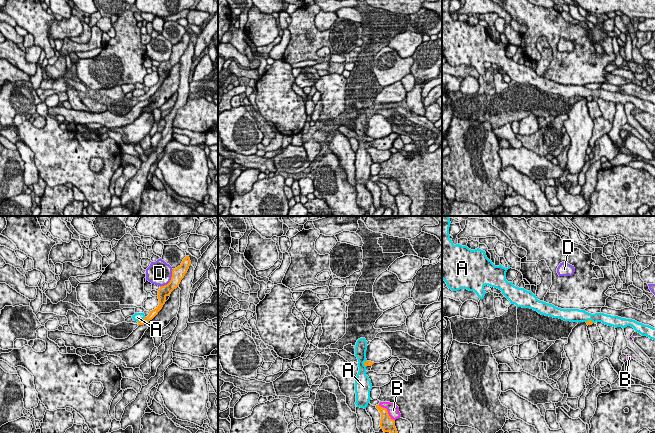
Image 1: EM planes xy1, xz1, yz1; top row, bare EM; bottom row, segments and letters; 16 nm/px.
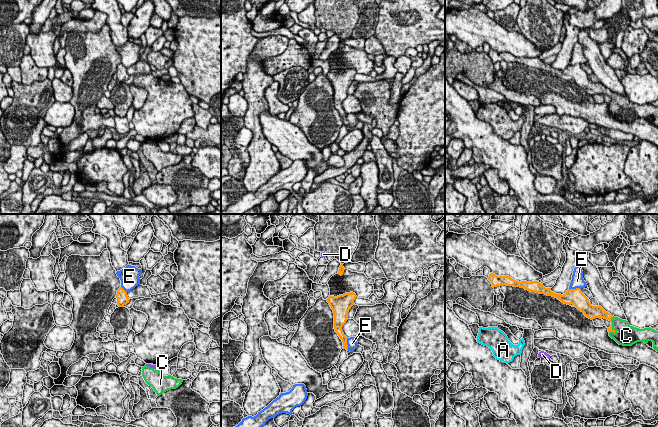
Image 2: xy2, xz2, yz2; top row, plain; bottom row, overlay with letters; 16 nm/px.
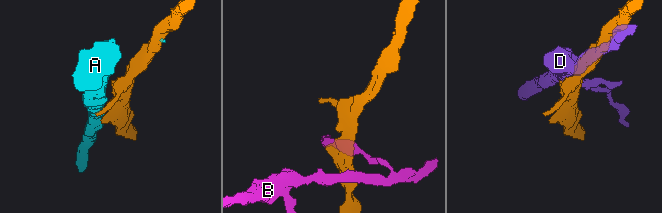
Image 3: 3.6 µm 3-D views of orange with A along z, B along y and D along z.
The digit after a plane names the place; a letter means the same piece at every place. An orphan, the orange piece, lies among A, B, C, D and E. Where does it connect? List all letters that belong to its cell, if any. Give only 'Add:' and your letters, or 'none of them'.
Add: C

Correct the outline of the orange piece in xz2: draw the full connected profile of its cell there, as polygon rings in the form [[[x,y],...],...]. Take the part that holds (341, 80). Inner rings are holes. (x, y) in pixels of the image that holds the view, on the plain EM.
[[[353,68],[345,69],[343,71],[339,71],[337,73],[330,72],[327,74],[327,78],[329,79],[331,85],[334,89],[334,105],[338,110],[340,115],[343,118],[343,124],[348,125],[347,121],[347,113],[344,111],[342,107],[343,101],[348,96],[348,88],[351,83],[354,81],[354,76],[356,75],[356,70]]]

